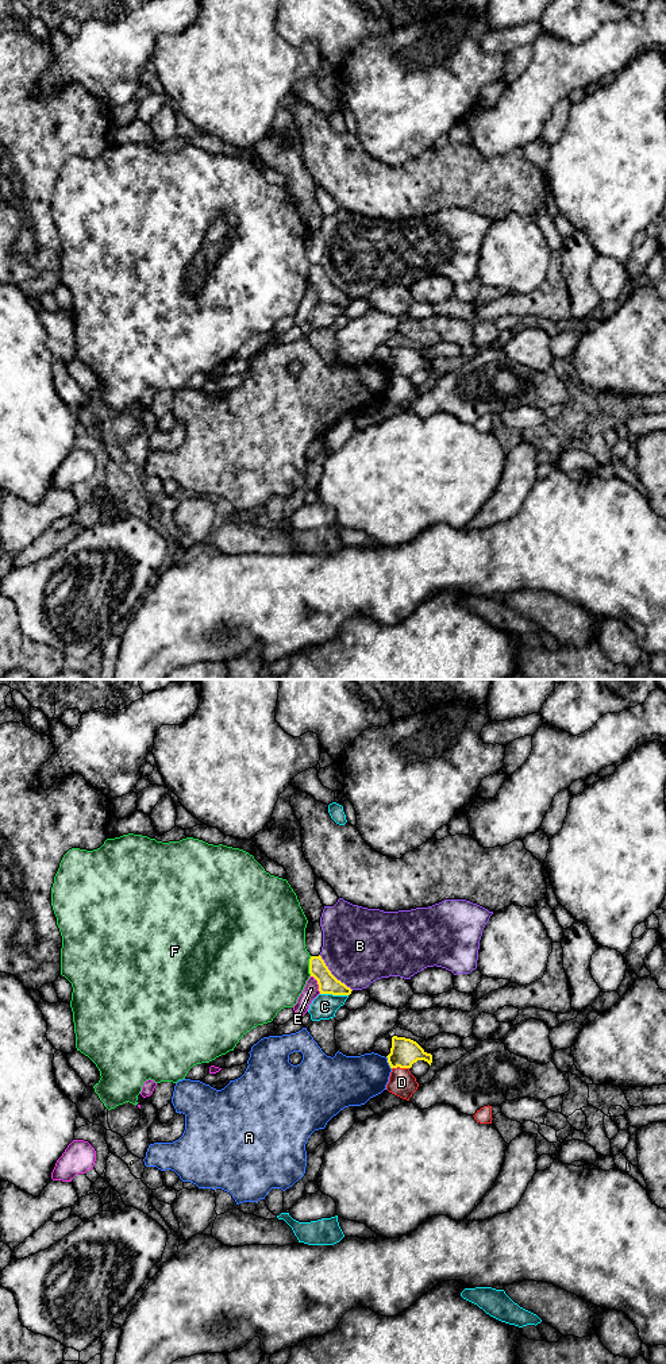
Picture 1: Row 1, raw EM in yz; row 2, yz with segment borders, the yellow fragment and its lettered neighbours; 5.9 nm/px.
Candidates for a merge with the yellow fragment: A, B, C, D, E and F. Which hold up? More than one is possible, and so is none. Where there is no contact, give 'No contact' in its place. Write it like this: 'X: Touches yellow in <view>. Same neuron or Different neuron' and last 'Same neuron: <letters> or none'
A: Touches yellow in yz. Different neuron
B: Touches yellow in yz. Different neuron
C: Touches yellow in yz. Different neuron
D: Touches yellow in yz. Different neuron
E: Touches yellow in yz. Different neuron
F: Touches yellow in yz. Different neuron
Same neuron: none

